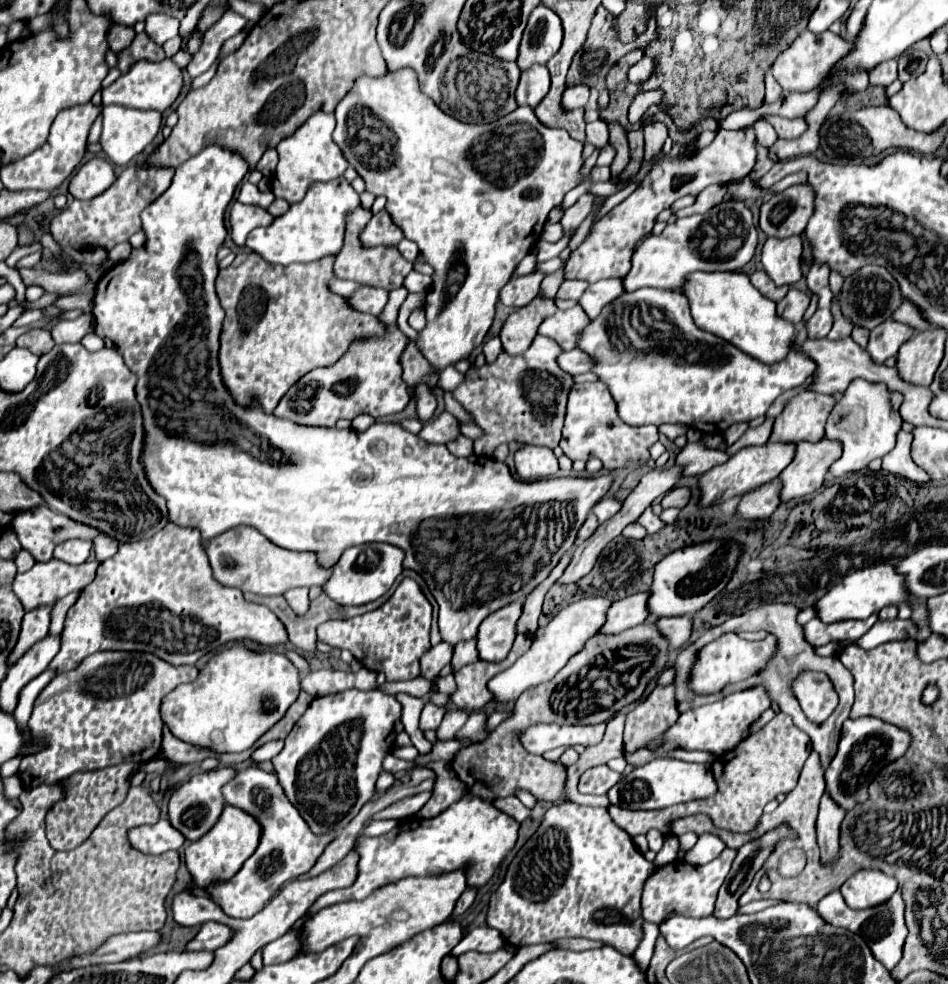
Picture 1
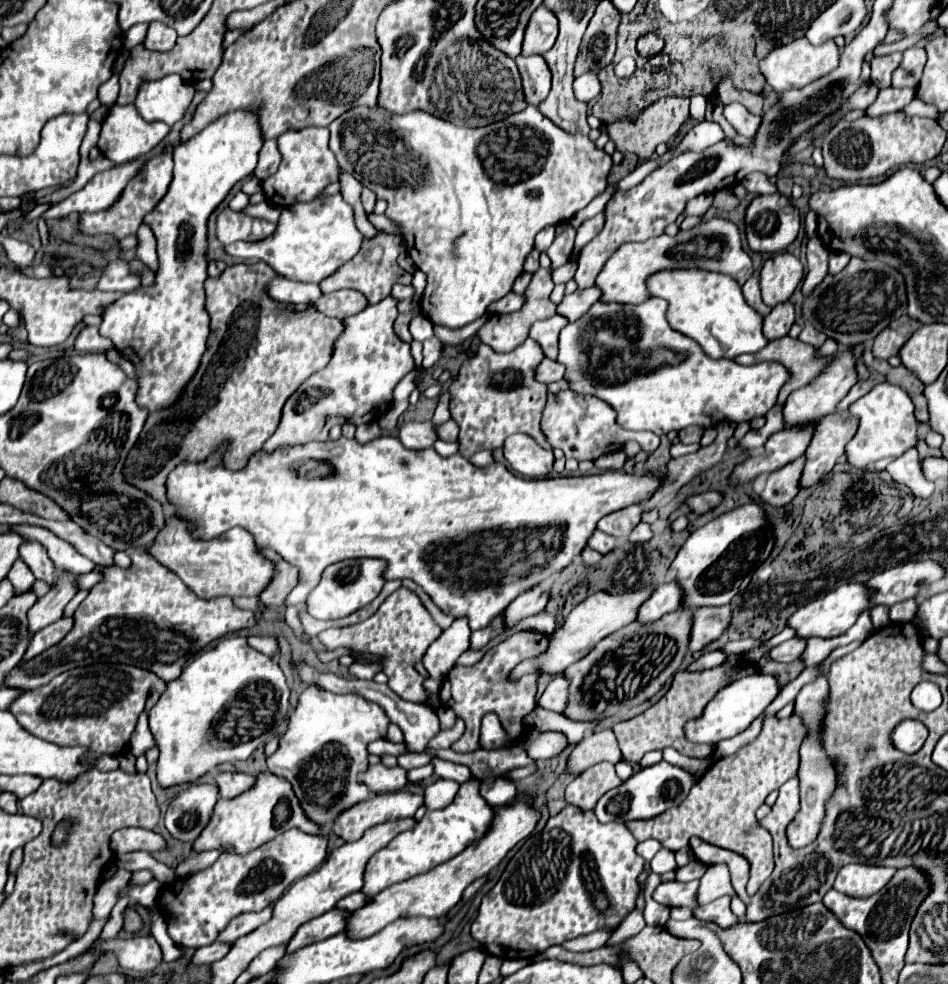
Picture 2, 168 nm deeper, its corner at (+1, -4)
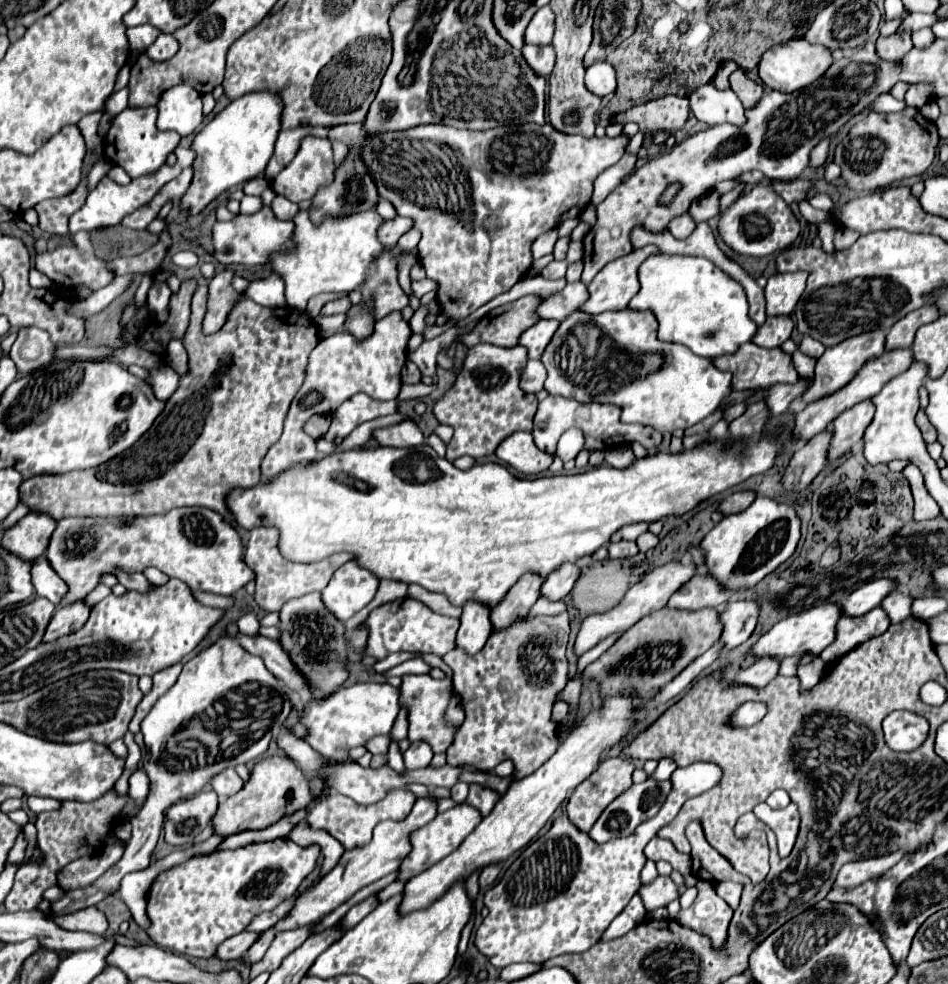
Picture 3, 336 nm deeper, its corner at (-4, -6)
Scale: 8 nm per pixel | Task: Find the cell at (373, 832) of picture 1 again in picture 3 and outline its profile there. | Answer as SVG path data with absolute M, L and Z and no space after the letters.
M417 799L413 811L403 821L383 821L383 823L379 823L375 827L375 831L373 831L371 843L367 843L365 847L347 849L341 855L341 861L325 877L321 877L317 883L313 883L311 887L307 887L299 897L295 897L293 911L289 911L289 917L283 917L277 925L273 925L273 929L261 931L261 937L249 947L249 951L245 953L245 957L241 959L241 963L243 965L253 965L253 961L259 961L265 955L265 949L269 949L269 941L273 939L273 933L307 927L307 925L323 919L331 911L335 911L339 905L343 905L349 897L353 897L365 885L369 885L369 883L373 883L373 881L377 881L377 879L393 873L401 865L403 857L411 849L411 845L409 845L409 833L415 831L415 829L419 829L419 827L423 827L423 825L427 825L435 815L437 815L435 803L425 801L425 799Z

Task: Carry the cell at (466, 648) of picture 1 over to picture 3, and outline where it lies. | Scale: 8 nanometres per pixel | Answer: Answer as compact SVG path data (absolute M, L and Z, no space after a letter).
M525 575L517 581L517 585L507 593L507 597L491 611L491 625L493 631L507 629L507 625L513 625L513 621L521 621L521 617L527 617L533 603L539 599L539 587L543 579L539 575Z

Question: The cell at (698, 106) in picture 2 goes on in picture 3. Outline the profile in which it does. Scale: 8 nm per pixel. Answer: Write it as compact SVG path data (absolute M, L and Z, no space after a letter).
M709 83L699 87L695 93L691 93L689 101L693 115L699 121L705 121L709 125L719 125L719 123L745 125L745 107L731 89L717 91Z

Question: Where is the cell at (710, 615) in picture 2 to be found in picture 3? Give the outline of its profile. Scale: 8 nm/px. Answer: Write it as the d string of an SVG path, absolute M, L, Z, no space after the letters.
M729 601L725 603L725 609L719 613L723 633L721 633L721 643L723 649L733 649L749 639L757 625L757 611L759 605L757 601Z

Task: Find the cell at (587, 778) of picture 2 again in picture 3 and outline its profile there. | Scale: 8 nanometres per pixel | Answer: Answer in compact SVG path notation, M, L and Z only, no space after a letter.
M607 757L605 761L599 763L599 767L595 769L595 773L591 773L569 797L567 801L567 815L569 819L581 829L581 831L589 831L593 827L593 823L597 821L597 817L603 813L603 809L615 799L619 797L623 791L627 791L631 787L631 773L633 773L635 765L629 759L621 759L621 757Z

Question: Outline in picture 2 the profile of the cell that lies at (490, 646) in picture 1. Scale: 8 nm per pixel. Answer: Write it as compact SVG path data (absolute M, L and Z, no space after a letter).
M540 585L524 591L522 595L518 595L504 611L504 619L506 619L506 629L512 627L516 621L528 617L528 615L536 615L540 611L546 609L550 601L550 593L544 591Z

